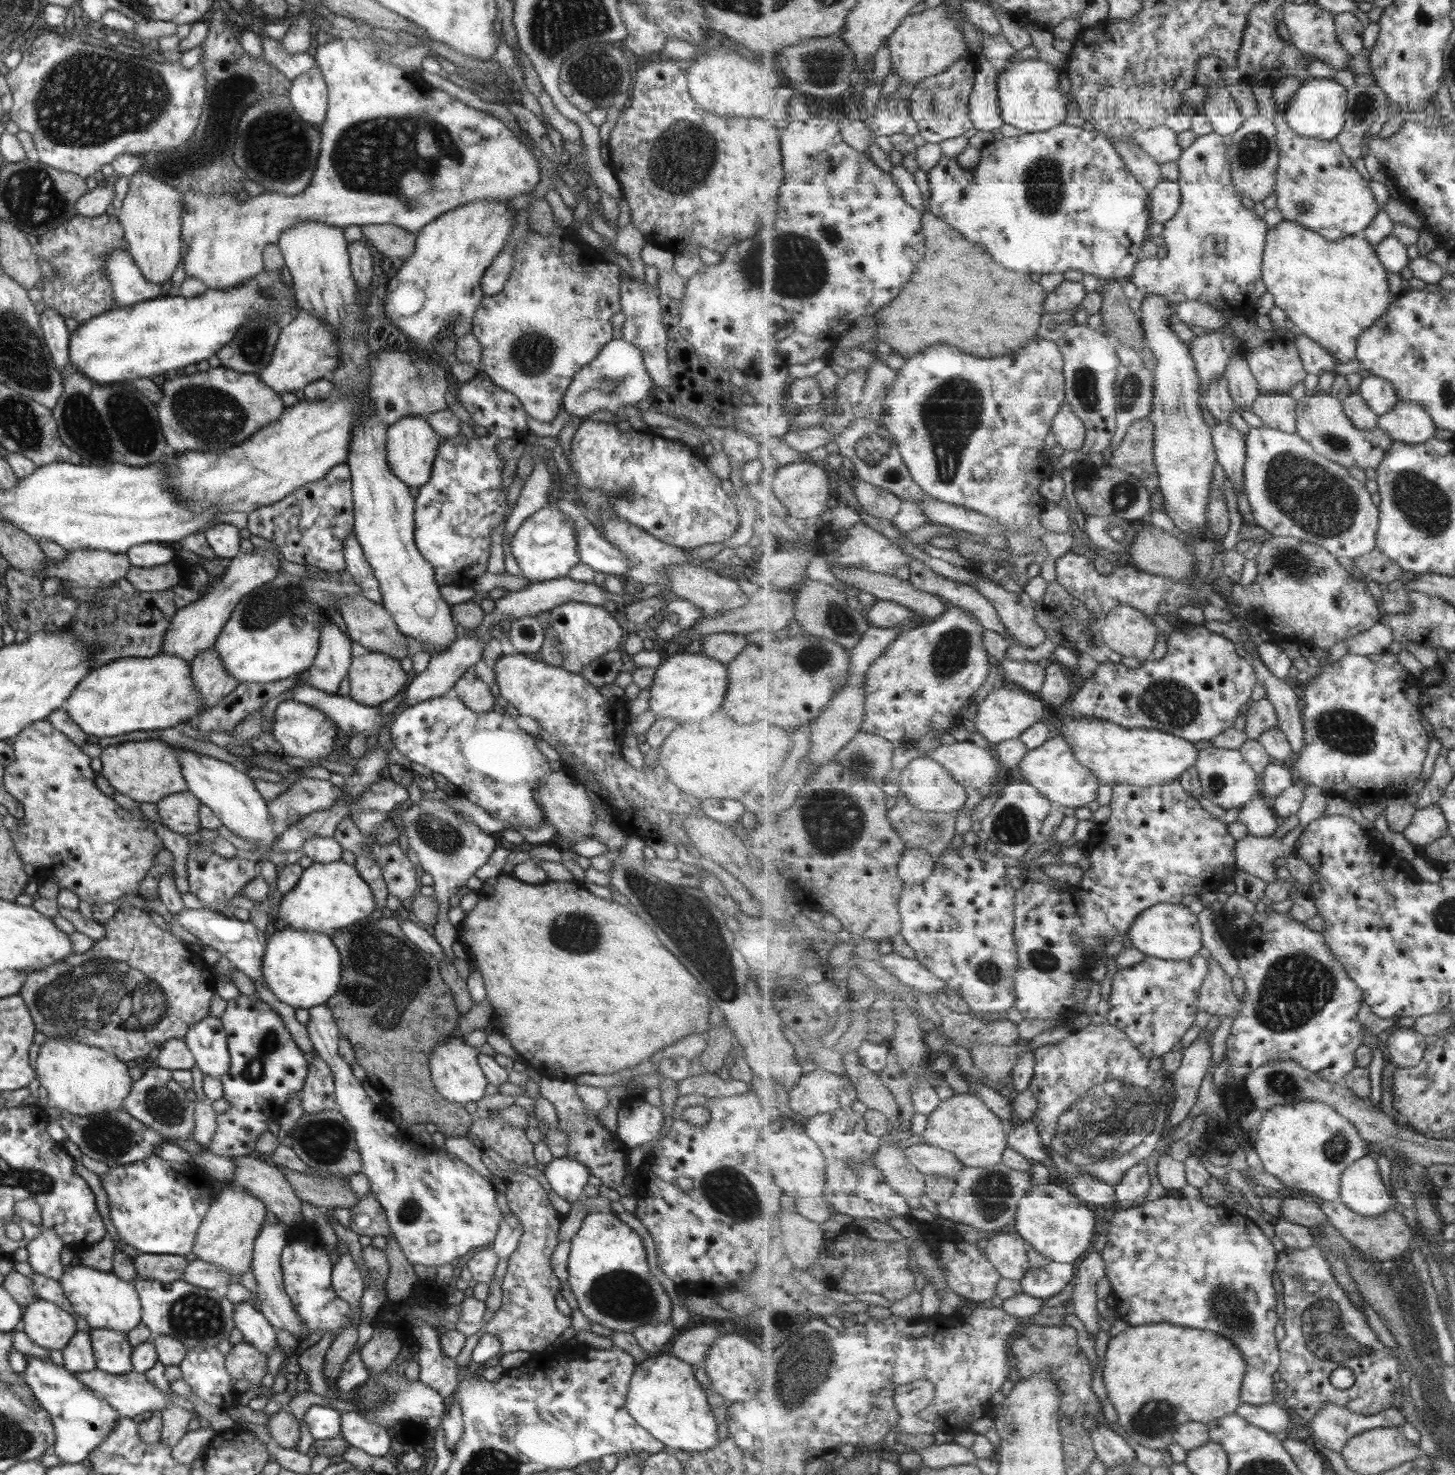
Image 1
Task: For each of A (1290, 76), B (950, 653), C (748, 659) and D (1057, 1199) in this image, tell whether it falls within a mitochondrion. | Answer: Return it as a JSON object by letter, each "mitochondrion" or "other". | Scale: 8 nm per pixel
{"A":"other","B":"mitochondrion","C":"other","D":"other"}

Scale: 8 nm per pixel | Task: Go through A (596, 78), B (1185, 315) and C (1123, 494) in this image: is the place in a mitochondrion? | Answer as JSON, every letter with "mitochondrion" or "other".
{"A":"mitochondrion","B":"other","C":"mitochondrion"}

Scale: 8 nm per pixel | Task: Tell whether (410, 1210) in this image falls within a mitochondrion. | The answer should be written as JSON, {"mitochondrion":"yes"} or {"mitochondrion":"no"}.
{"mitochondrion":"yes"}

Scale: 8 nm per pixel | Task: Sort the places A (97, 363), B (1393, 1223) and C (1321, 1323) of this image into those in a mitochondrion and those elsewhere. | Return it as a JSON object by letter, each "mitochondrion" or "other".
{"A":"other","B":"other","C":"mitochondrion"}

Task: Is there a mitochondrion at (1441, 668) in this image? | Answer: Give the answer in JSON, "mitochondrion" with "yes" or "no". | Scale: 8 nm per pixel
{"mitochondrion":"no"}

